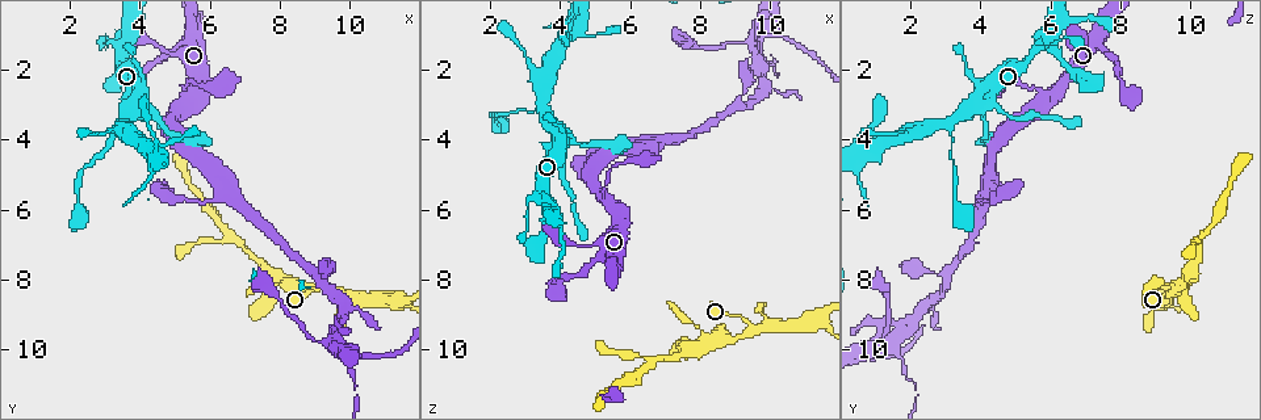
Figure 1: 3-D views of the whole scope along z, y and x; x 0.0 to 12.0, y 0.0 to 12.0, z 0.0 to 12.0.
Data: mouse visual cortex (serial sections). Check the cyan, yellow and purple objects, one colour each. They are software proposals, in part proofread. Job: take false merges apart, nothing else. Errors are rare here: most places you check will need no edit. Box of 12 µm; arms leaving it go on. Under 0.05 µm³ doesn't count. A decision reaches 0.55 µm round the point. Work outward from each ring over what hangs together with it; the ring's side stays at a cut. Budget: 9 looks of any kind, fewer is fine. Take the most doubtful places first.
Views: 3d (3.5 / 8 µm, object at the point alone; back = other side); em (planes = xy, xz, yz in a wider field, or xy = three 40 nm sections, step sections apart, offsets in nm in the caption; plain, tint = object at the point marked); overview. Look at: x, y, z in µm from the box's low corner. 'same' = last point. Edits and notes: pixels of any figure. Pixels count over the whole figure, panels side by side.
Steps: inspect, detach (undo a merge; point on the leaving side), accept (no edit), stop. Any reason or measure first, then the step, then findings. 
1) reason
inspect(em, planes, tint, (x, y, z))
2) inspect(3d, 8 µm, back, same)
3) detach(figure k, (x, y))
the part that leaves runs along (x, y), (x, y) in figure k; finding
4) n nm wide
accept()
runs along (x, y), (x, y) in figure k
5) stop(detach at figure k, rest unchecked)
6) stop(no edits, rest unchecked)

a fork
inspect(3d, 8 µm, (9.4, 8.2, 9.3))

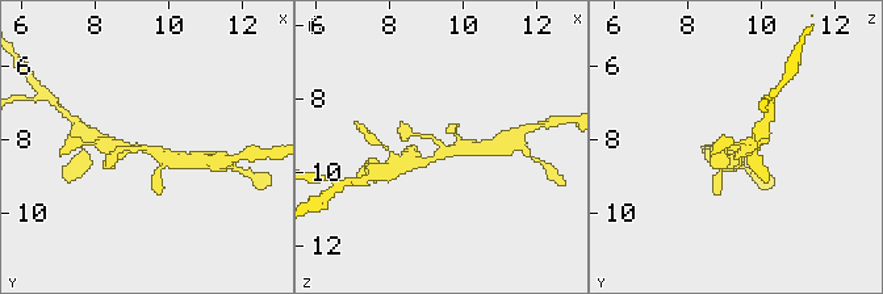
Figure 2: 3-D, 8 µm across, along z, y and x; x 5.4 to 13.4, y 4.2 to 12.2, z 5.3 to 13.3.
3 arms; arms of 150, 250, 350 nm; shape alone is not enough
inspect(em, xy, step 3, tint, (9.4, 8.3, 9.3))

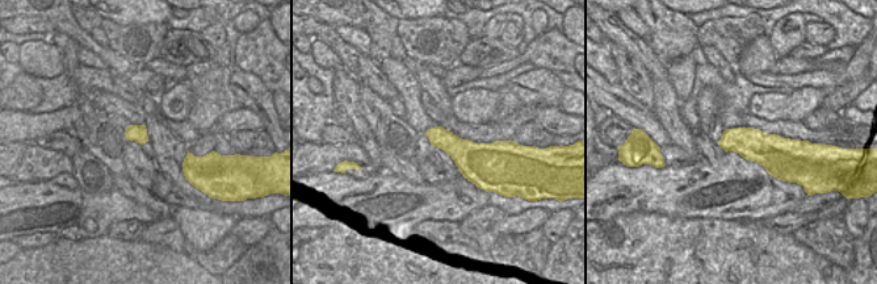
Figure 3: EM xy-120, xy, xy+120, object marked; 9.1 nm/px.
accept()
all the same cell

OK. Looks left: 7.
three arms meet
inspect(em, xy, step 3, tint, (6.6, 6.8, 10.4))

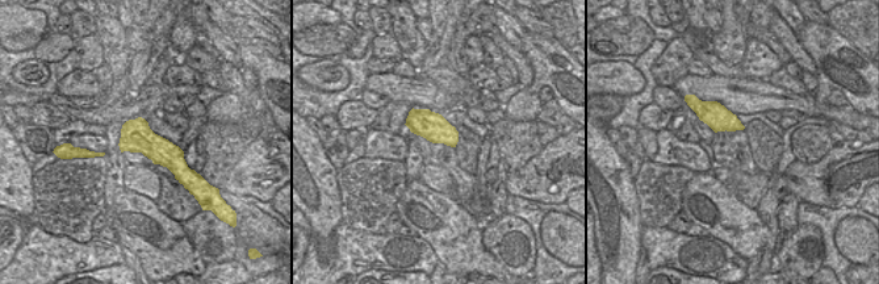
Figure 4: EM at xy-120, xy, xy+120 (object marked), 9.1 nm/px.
wider look
inspect(3d, 3.5 µm, same)

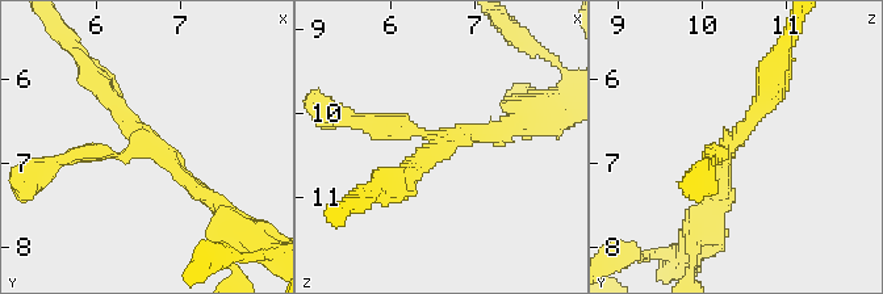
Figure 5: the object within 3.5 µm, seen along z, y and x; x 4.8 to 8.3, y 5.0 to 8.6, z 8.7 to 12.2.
arms of 200, 200, 200 nm
accept()
runs along (216, 206), (126, 122), (103, 85) in figure 5; continuous, no second cell

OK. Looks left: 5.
calibre changes
inspect(3d, 3.5 µm, back, (9.6, 9.8, 1.5))

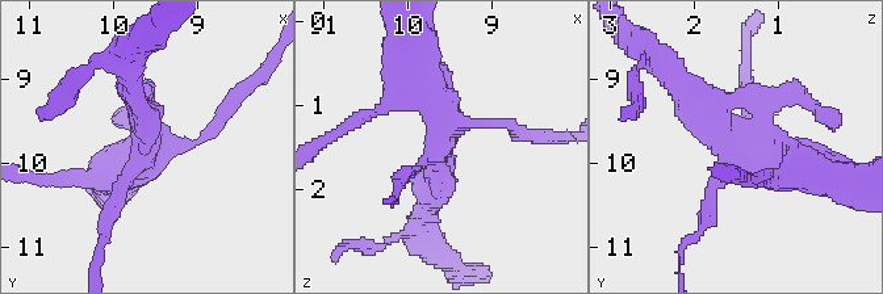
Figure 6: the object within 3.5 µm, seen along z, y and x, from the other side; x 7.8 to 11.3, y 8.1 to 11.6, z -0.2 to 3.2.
inspect(em, xy, step 1, tint, (9.60, 9.80, 1.50))

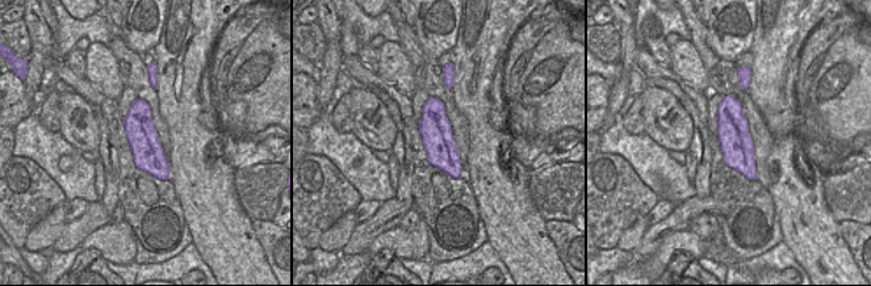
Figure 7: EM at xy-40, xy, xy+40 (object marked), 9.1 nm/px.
accept()
runs along (682, 83), (736, 148), (799, 168) in figure 6; all the same cell

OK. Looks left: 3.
two arms at a narrow angle
inspect(3d, 3.5 µm, back, (3.7, 1.1, 5.9))

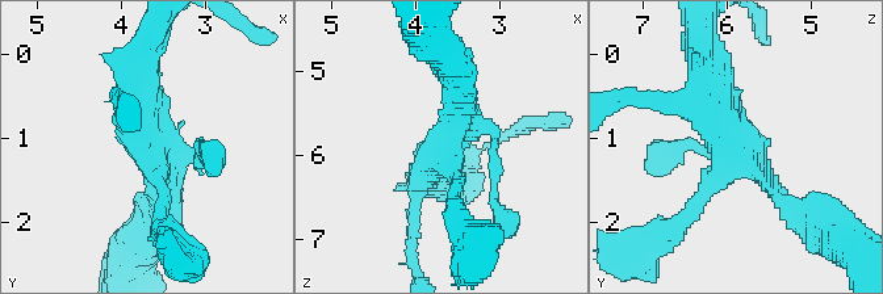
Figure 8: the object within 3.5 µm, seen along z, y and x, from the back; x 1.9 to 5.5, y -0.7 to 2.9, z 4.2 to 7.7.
inspect(em, xy, step 2, tint, (3.65, 1.20, 5.90))

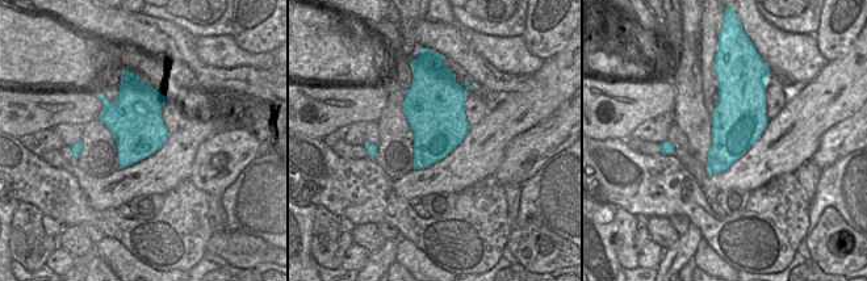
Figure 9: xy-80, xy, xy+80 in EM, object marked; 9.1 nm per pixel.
another direction
inspect(em, planes, tint, same)

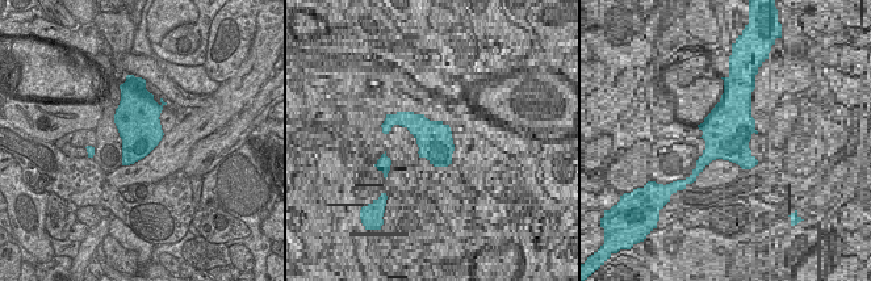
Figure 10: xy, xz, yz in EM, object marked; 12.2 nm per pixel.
accept()
runs along (796, 213), (704, 117), (672, 105) in figure 8; one cell here

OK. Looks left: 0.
stop(no edits, rest unchecked)

